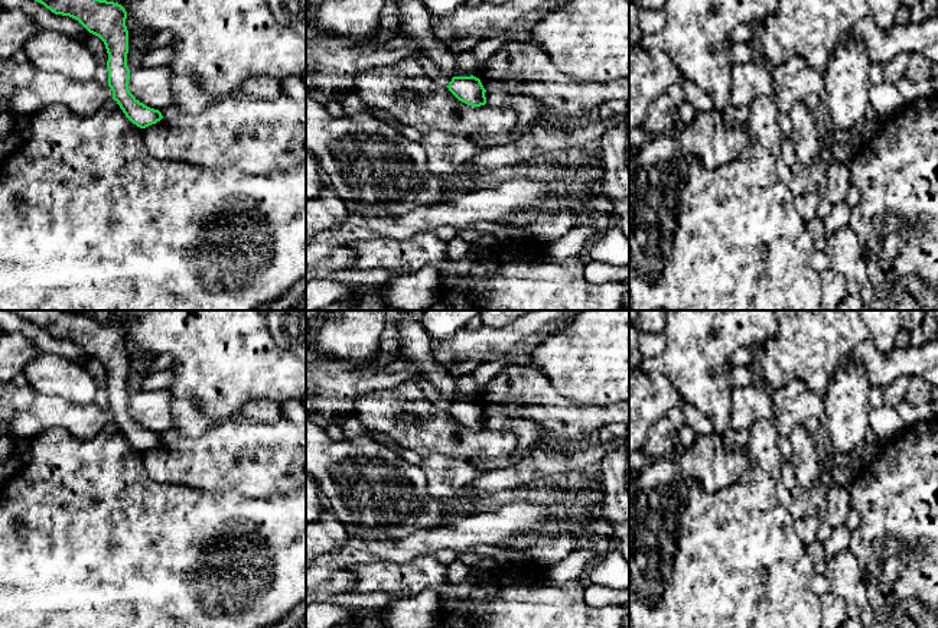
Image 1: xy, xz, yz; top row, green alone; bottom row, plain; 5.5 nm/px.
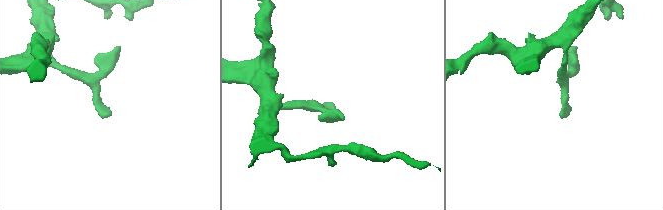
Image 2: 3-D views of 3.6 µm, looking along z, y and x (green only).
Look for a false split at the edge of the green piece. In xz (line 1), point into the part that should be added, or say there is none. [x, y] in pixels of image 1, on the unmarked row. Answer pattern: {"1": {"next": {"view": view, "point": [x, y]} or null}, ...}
{"1": {"next": null}}

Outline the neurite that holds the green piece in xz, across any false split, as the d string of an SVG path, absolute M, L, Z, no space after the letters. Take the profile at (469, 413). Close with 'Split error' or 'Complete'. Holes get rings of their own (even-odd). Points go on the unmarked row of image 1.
M473 398L453 400L447 411L459 424L468 429L481 430L486 427L486 413L481 403Z. Complete

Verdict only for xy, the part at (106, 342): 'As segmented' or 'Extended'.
As segmented

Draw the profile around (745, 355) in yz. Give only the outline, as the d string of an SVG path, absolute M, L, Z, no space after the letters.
M763 345L742 346L733 352L727 367L733 368L736 365L750 365L753 359L759 355Z

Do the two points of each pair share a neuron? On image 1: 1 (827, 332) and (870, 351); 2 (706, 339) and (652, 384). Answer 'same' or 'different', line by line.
1: different
2: different

